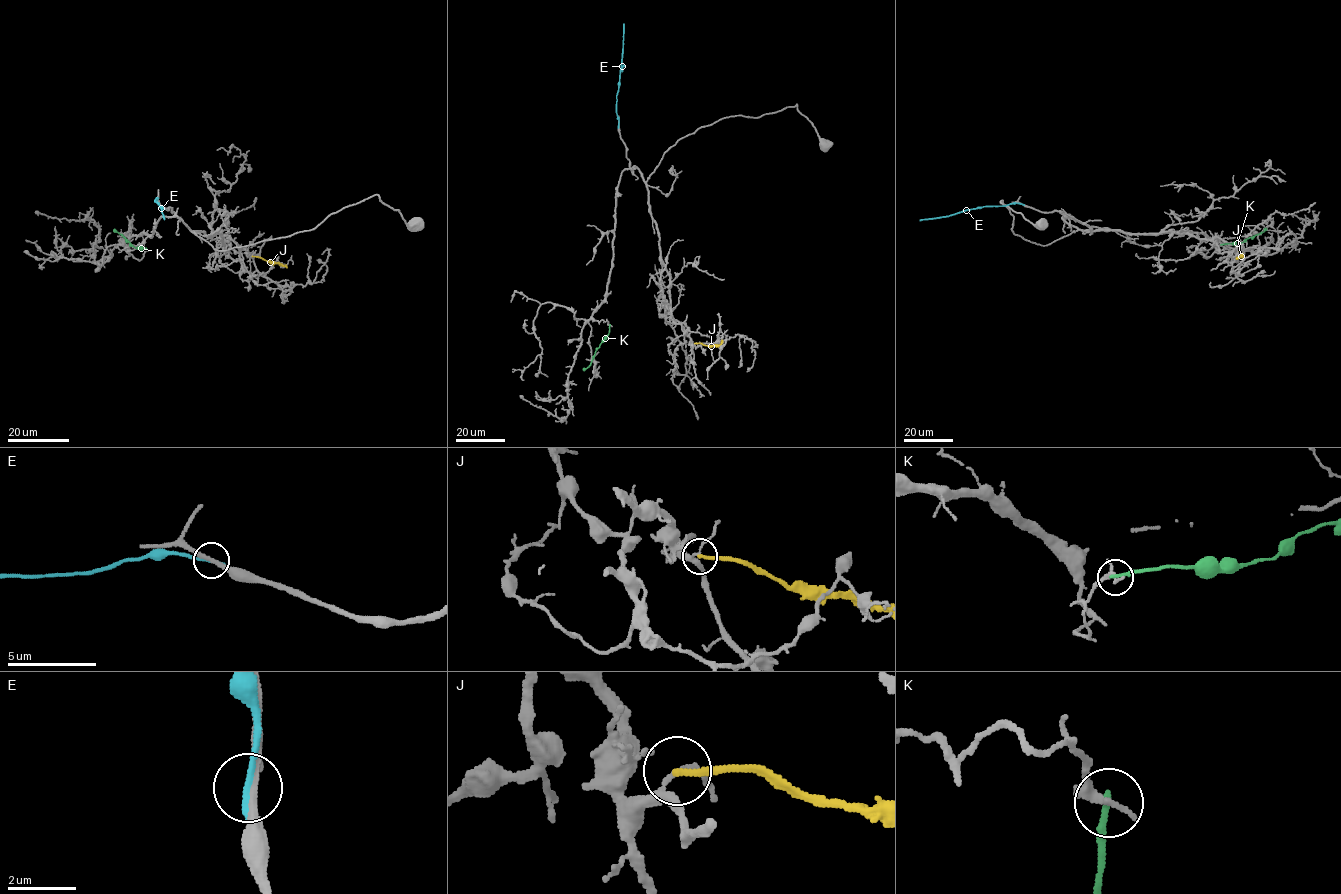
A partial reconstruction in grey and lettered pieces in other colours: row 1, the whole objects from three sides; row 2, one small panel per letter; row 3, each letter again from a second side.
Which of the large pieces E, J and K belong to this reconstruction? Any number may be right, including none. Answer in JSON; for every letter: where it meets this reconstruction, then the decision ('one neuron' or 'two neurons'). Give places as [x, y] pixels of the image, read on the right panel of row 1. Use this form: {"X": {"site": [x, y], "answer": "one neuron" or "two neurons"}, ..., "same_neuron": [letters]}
{"E": {"site": [1021, 204], "answer": "two neurons"}, "J": {"site": [1239, 250], "answer": "two neurons"}, "K": {"site": [1221, 245], "answer": "two neurons"}, "same_neuron": []}

